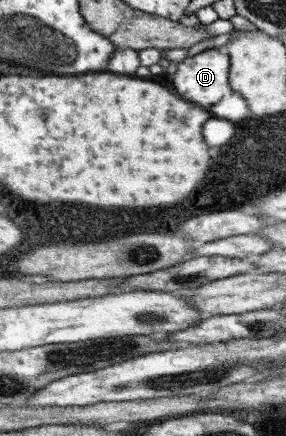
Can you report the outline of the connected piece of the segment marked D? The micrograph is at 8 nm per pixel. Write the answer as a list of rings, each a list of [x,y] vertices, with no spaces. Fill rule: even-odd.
[[[219,47],[207,48],[193,56],[187,56],[177,64],[176,72],[170,76],[173,91],[179,97],[203,107],[205,111],[209,111],[217,119],[231,119],[231,121],[245,119],[245,117],[249,117],[247,102],[241,95],[233,93],[230,88],[228,67],[228,55]]]

